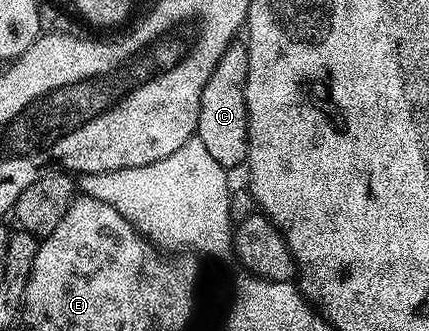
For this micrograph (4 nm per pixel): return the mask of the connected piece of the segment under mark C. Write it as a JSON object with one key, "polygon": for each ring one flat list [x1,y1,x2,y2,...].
{"polygon":[[238,39,223,53,223,59,211,71,207,87,203,87,203,99,199,99,199,119,195,136,207,147,207,152,215,158,215,163,227,171,236,165,244,166,249,156,249,112,245,88,247,87,247,59,249,46]]}

